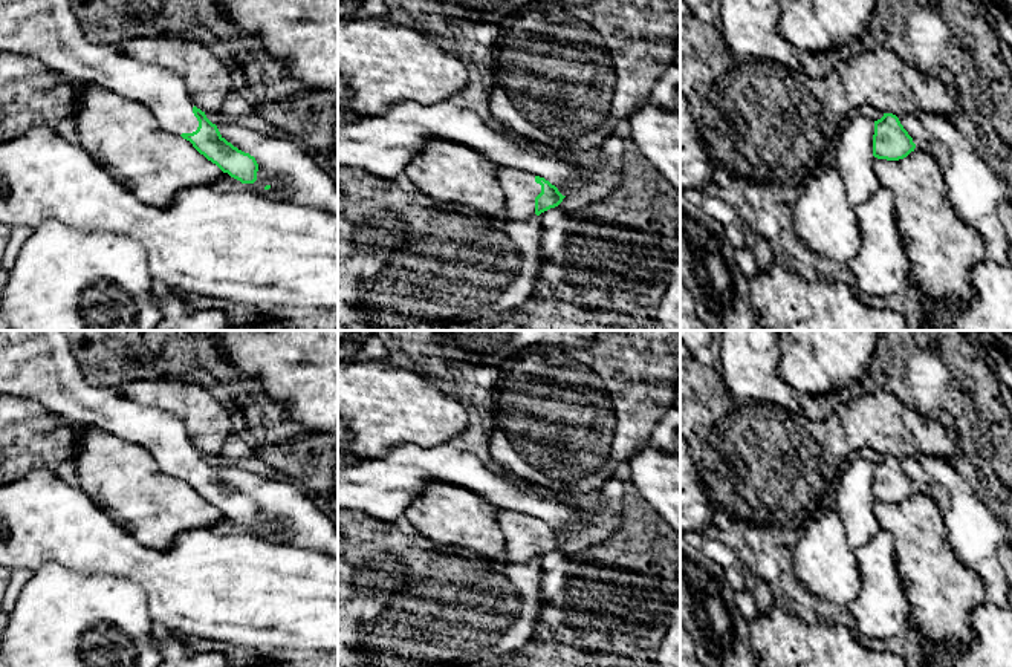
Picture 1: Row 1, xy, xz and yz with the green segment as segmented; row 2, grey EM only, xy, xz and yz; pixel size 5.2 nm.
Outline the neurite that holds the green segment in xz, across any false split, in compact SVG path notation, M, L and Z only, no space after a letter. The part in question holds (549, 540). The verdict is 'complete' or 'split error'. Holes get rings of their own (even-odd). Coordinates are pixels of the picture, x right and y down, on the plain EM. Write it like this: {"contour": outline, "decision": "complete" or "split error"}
{"contour": "M498 508L497 517L506 540L508 558L512 563L540 558L558 549L566 540L549 523L532 516Z", "decision": "split error"}

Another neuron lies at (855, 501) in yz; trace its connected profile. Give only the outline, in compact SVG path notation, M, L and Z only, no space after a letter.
M851 456L836 480L836 506L847 543L853 551L867 545L882 528L873 511L874 464Z

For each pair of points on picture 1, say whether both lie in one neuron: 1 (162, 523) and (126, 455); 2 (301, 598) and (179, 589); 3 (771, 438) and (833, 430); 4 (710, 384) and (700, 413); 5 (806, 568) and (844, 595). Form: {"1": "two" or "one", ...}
{"1": "one", "2": "one", "3": "one", "4": "one", "5": "one"}

